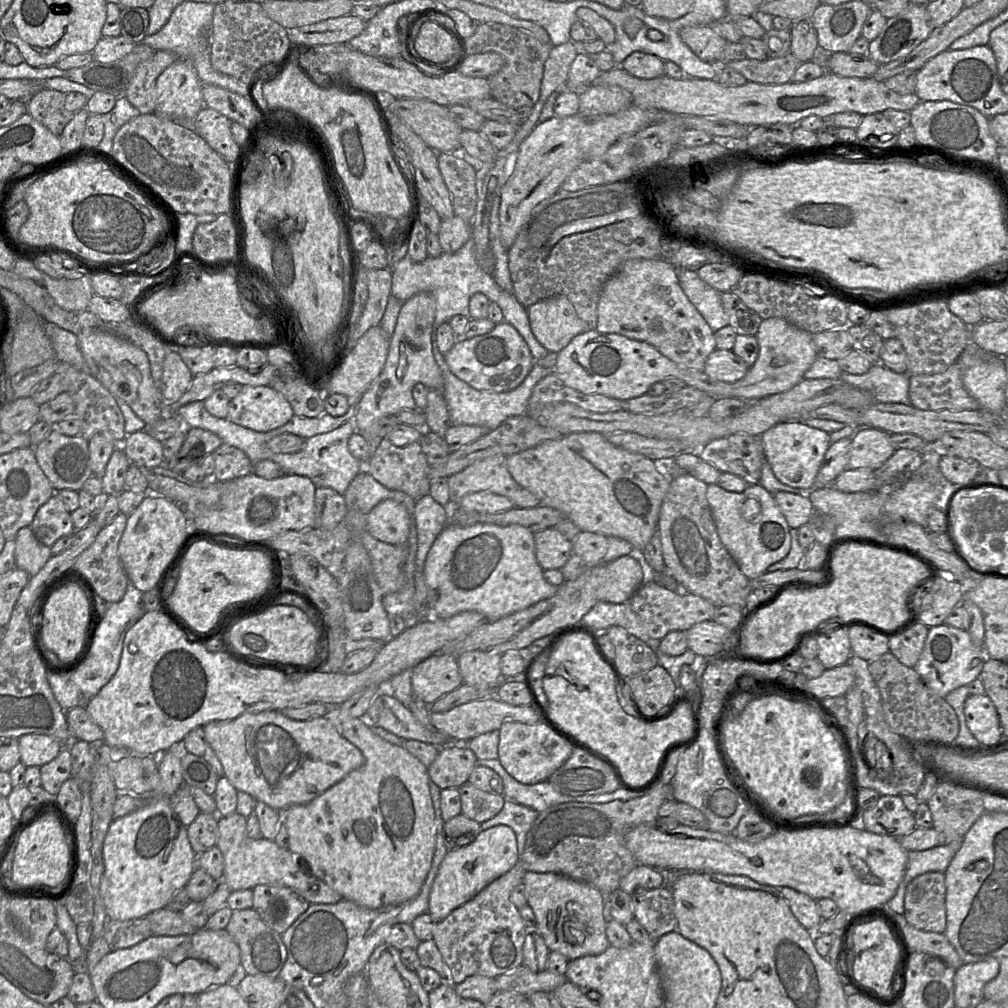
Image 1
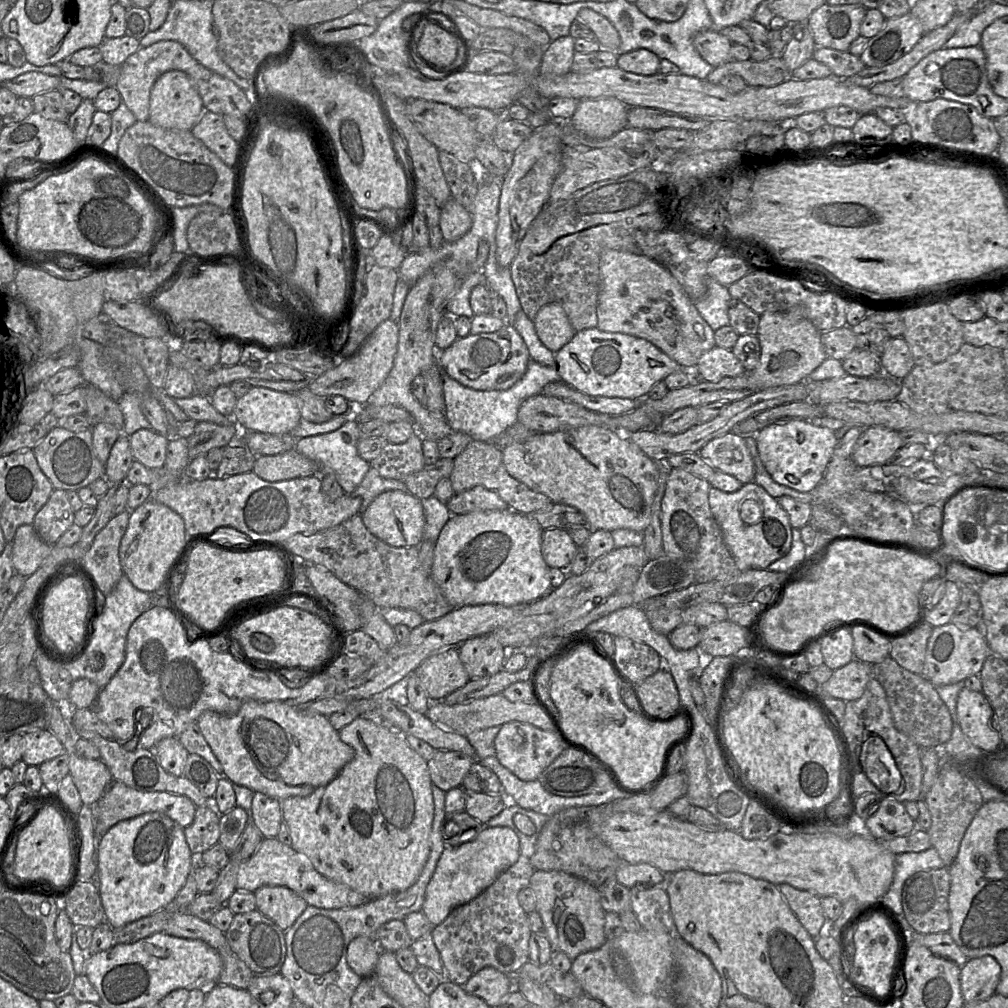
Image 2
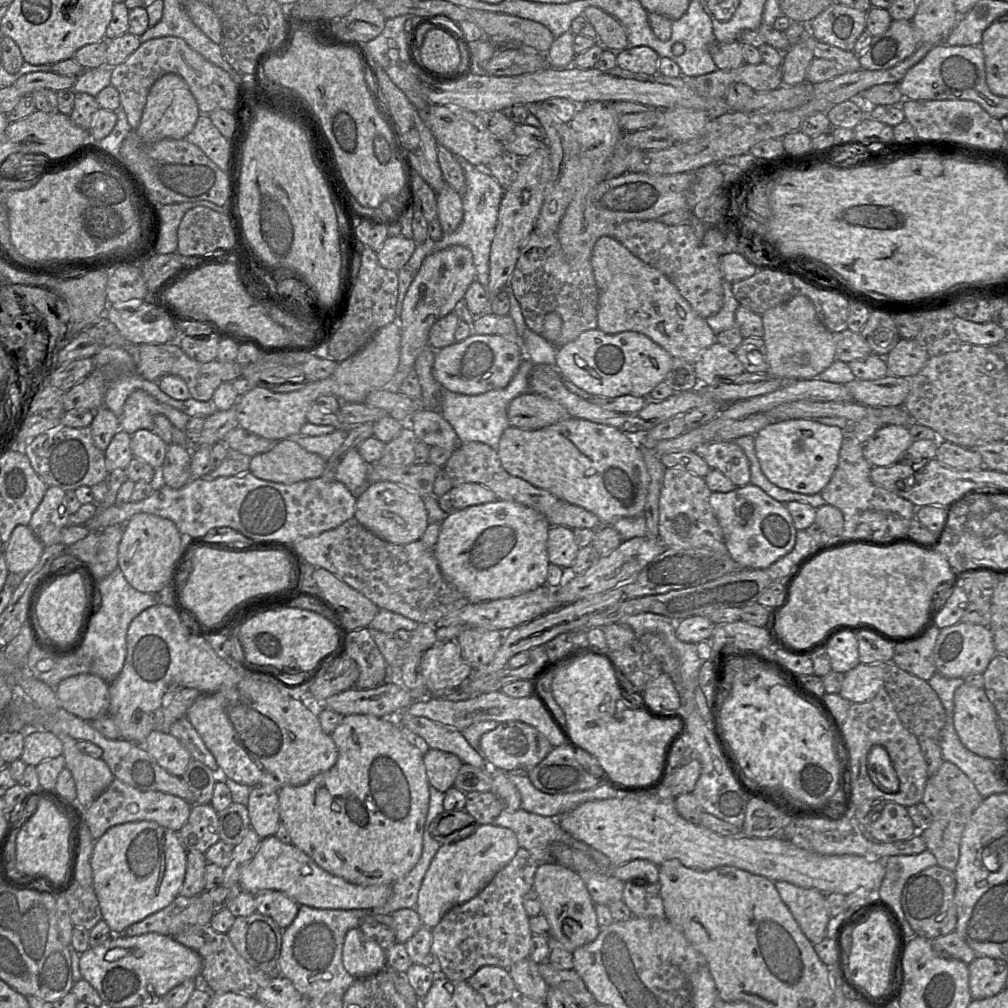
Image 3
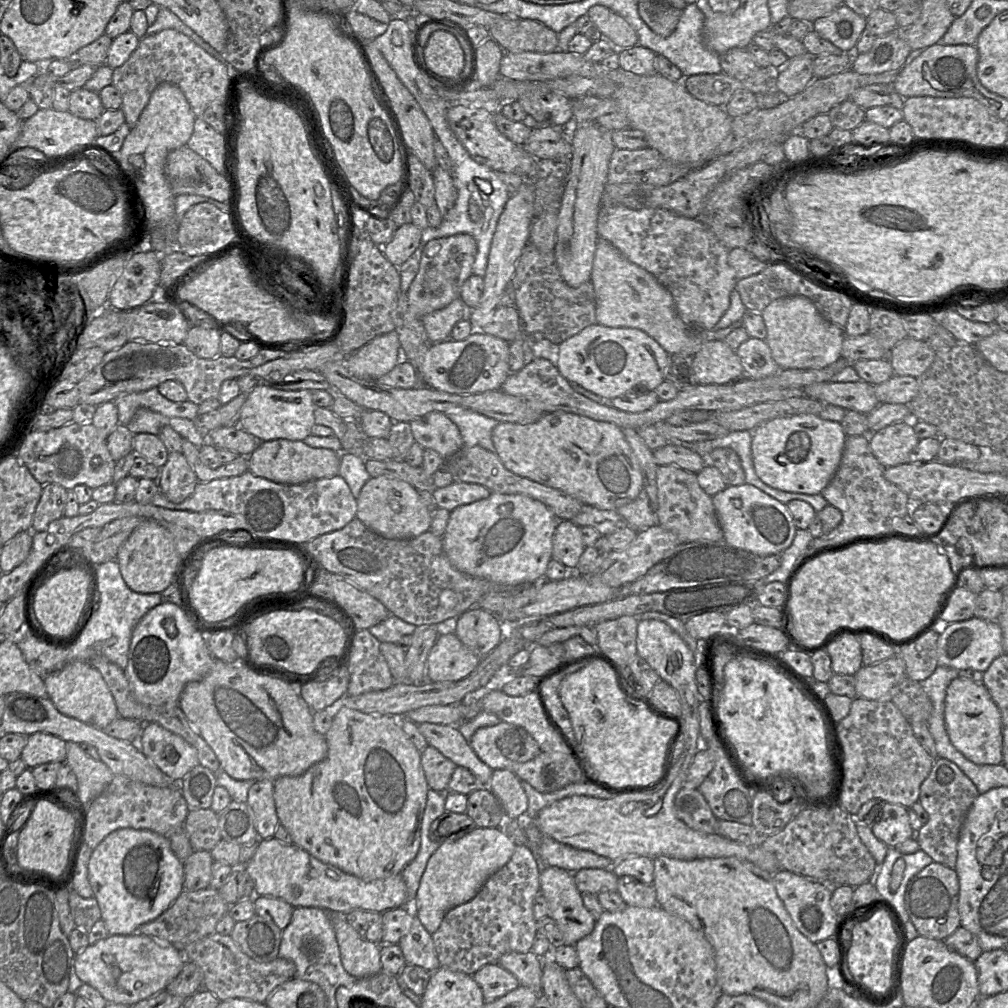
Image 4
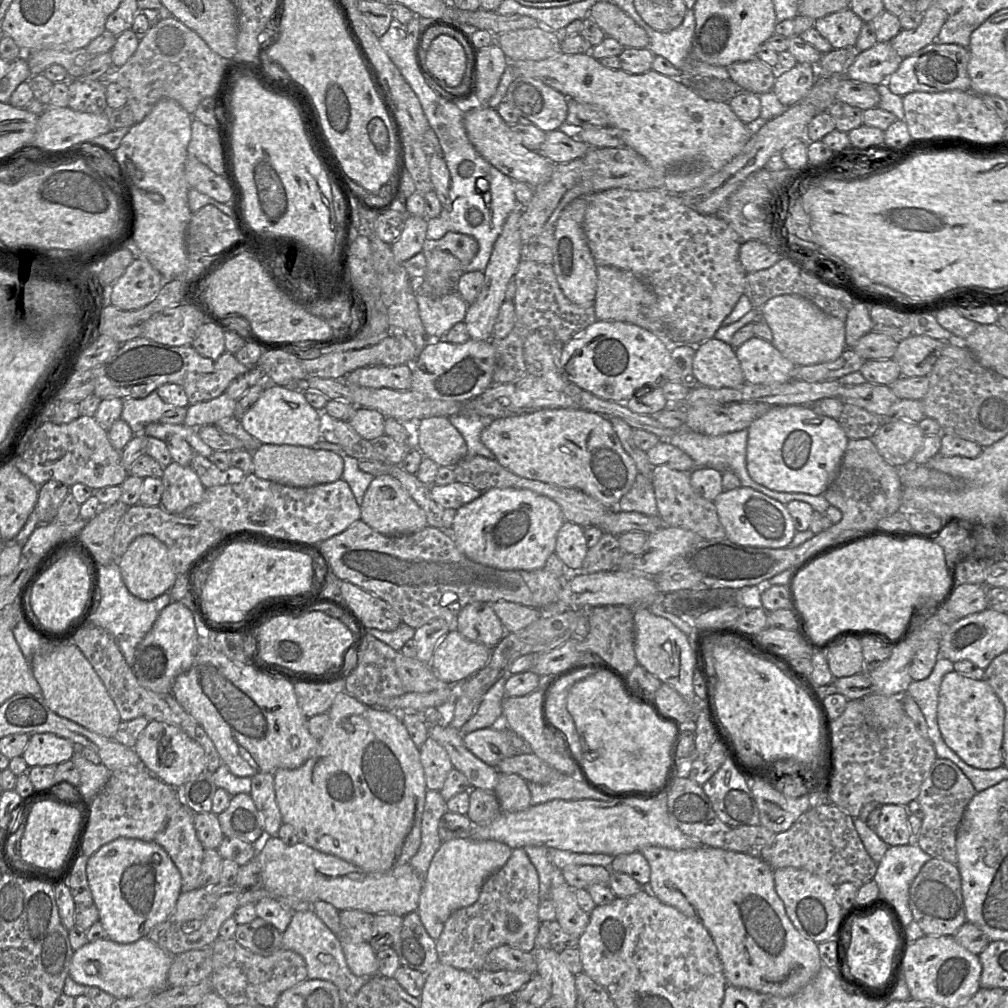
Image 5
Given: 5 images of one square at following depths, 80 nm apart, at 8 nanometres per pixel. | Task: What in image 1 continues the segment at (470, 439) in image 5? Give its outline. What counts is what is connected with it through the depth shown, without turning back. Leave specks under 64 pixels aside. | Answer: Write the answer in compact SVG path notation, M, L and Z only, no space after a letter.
M433 353L434 359L441 370L443 377L443 397L445 399L452 425L476 425L488 431L496 429L504 420L512 416L525 414L528 400L534 386L554 369L549 369L534 363L524 381L509 392L494 392L477 390L456 377L447 366L444 355Z

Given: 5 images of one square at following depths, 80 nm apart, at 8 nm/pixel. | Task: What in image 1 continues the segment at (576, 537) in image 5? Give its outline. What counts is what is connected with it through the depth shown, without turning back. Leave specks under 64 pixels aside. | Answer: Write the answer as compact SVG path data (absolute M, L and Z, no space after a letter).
M554 528L534 533L535 556L543 570L561 569L572 555L572 544Z

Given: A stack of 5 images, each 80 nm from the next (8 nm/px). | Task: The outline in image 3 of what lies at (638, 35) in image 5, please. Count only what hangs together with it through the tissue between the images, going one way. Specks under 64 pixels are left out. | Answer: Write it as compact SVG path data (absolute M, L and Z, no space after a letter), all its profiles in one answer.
M593 6L586 7L583 16L592 24L604 49L624 50L627 35L622 24L607 12Z

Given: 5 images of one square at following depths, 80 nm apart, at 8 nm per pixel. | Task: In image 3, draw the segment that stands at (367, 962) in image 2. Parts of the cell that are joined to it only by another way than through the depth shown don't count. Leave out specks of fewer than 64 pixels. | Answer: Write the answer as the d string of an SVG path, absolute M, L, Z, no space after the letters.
M359 928L351 929L345 935L342 963L355 978L371 976L387 968L385 950L366 938Z

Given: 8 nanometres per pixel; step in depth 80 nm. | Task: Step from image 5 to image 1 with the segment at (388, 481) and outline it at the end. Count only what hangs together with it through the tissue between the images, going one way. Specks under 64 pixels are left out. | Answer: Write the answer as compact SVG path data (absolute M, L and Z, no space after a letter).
M392 499L377 504L366 517L366 531L375 539L391 545L405 545L412 536L412 527L412 515Z

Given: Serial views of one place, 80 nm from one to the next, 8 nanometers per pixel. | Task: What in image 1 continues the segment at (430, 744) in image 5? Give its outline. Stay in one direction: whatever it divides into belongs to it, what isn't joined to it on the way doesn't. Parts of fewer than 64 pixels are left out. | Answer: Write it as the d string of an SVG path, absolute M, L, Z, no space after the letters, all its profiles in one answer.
M451 743L439 748L435 760L428 767L430 779L442 790L459 788L465 784L478 759L465 744Z

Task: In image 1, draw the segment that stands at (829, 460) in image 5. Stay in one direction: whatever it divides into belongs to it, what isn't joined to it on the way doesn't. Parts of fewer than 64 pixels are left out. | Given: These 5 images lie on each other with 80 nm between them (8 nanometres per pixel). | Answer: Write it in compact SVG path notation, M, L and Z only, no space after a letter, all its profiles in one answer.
M783 421L760 435L765 459L775 477L793 488L811 490L826 451L831 445L829 433L806 425L803 421Z

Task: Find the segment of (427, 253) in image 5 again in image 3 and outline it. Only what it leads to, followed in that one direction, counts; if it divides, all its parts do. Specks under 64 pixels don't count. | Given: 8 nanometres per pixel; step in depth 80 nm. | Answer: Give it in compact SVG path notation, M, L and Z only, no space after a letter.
M454 245L428 255L405 295L400 316L401 352L398 368L389 382L390 390L399 385L414 368L414 363L425 346L429 344L429 332L433 324L454 311L456 304L463 300L470 284L477 280L472 252L462 245Z

